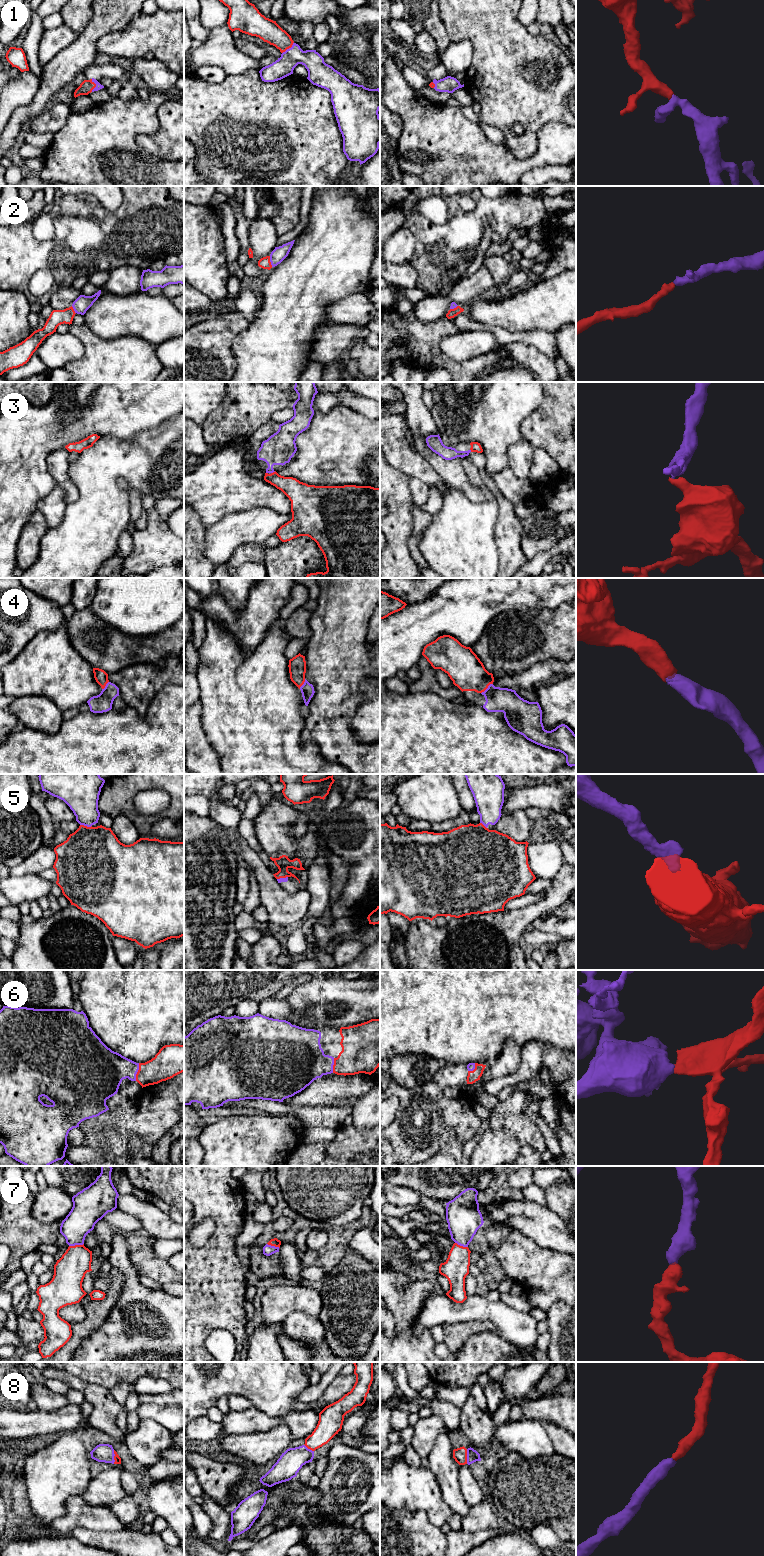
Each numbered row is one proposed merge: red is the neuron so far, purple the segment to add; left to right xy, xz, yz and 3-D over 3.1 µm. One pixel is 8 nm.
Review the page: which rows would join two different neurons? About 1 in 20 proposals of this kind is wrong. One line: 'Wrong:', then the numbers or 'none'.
Wrong: none

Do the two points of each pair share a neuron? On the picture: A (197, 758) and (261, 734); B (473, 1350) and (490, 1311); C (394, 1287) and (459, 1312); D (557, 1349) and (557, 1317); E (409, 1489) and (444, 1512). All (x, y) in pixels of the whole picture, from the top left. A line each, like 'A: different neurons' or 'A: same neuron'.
A: different neurons
B: different neurons
C: different neurons
D: same neuron
E: same neuron

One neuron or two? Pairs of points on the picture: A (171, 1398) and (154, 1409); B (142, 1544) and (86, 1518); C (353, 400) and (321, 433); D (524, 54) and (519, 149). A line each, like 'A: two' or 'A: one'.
A: two
B: two
C: two
D: one

